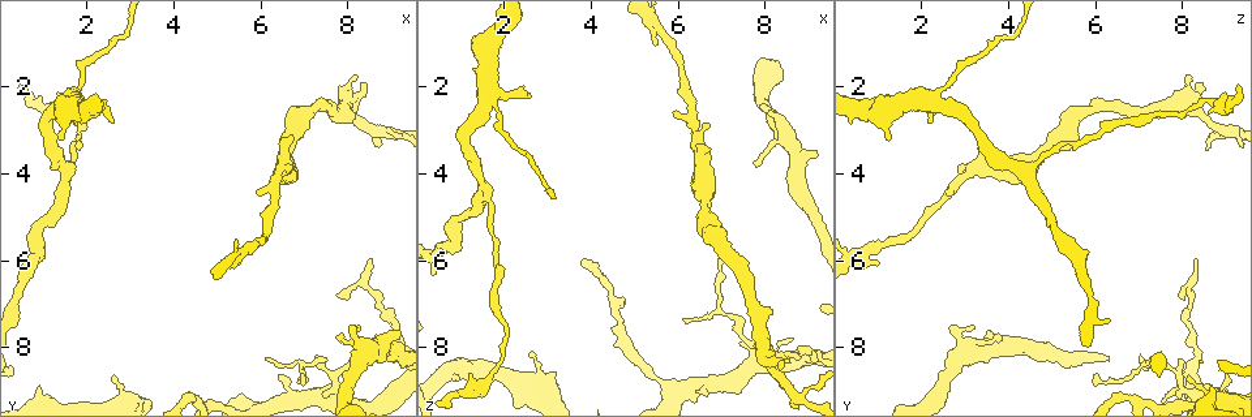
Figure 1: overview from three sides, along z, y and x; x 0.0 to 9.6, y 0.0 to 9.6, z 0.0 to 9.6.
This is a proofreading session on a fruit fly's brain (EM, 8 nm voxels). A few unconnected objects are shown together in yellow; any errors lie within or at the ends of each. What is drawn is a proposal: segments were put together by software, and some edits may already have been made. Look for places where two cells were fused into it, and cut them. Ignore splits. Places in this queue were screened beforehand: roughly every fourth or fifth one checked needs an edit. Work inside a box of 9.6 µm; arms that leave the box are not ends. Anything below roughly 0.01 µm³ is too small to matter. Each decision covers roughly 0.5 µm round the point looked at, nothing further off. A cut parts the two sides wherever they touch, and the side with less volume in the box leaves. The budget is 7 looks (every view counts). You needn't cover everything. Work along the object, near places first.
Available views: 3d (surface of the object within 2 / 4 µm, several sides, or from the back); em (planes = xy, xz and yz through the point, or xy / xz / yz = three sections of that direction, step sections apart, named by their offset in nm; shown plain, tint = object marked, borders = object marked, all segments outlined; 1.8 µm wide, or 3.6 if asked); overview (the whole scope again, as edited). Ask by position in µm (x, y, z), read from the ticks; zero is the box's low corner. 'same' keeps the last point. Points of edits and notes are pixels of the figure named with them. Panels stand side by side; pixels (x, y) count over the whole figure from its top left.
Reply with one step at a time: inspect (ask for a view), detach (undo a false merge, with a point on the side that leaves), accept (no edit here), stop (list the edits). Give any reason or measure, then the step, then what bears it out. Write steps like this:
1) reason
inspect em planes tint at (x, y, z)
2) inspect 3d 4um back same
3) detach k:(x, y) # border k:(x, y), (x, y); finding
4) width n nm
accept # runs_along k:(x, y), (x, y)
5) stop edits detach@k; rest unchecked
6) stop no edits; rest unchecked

sharp bend
inspect 3d 2um at (8.70, 3.05, 9.10)

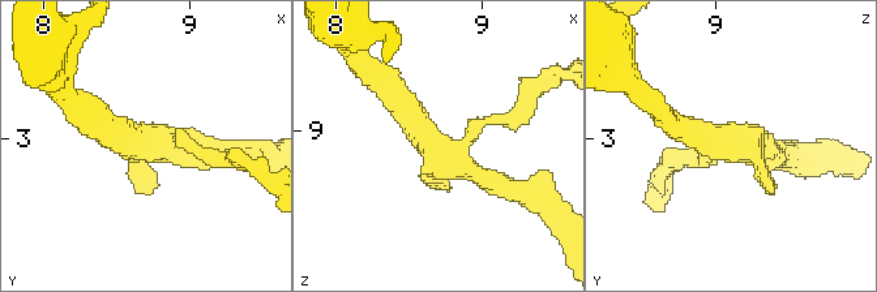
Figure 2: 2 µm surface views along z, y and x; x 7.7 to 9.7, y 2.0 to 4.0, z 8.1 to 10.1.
arms 3; now the EM
inspect em planes plain at (8.72, 3.00, 9.12)

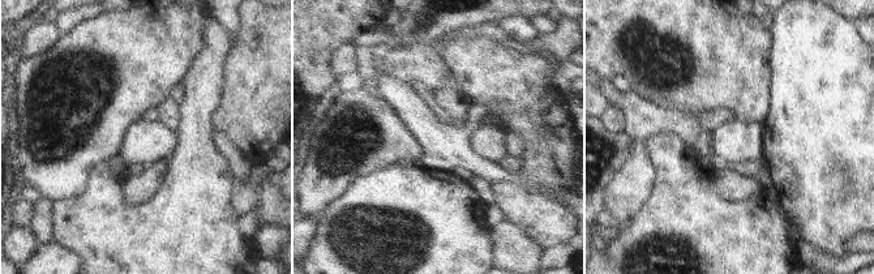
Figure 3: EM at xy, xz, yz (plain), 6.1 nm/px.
with the object marked
inspect em planes tint same

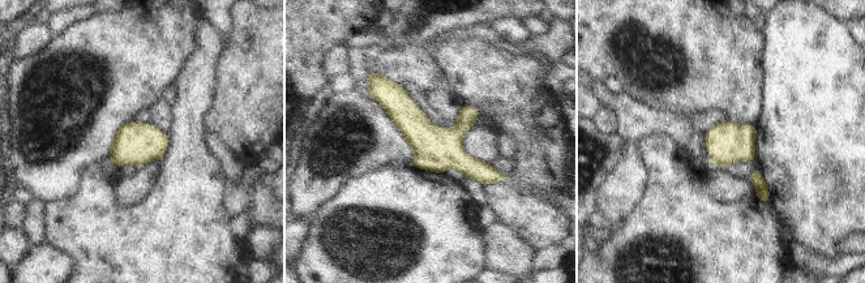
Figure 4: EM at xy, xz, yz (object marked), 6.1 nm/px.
width 260 nm
accept # runs_along 4:(381, 80), (445, 151), (499, 178); one cell here

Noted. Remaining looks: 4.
a fork
inspect 3d 2um at (7.70, 9.15, 8.40)

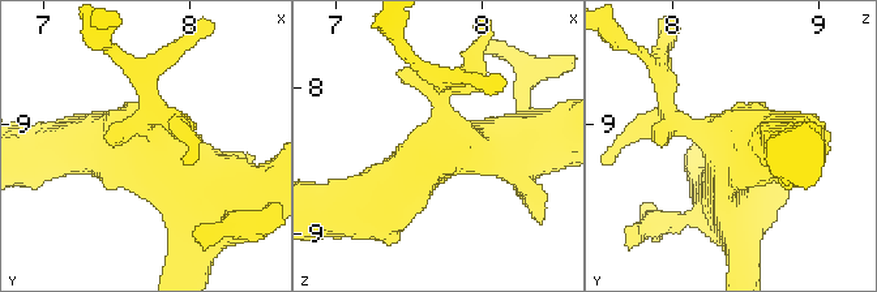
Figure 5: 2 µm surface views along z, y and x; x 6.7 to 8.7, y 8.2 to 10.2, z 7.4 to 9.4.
need the tissue
inspect em planes tint at (7.72, 9.12, 8.42)

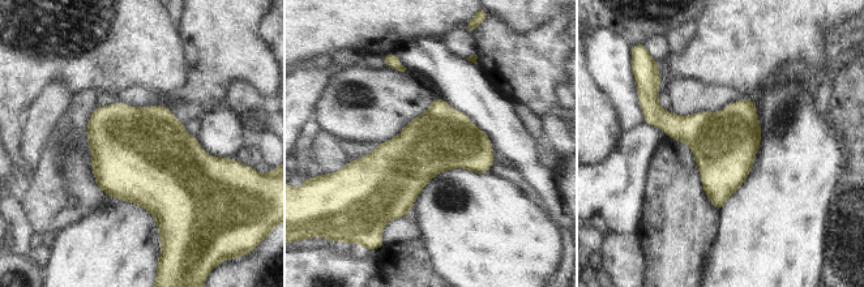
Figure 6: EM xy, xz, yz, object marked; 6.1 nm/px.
accept # all the same cell

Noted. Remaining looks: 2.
side arm on a straight run
inspect 3d 4um at (5.55, 5.85, 0.65)

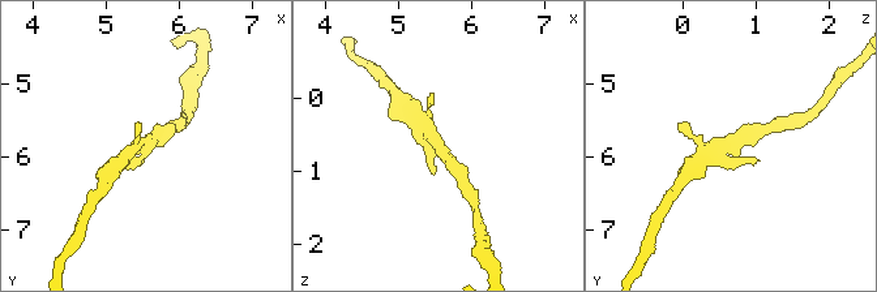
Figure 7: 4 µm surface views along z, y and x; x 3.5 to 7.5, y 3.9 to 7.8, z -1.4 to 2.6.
inspect em xz step 8 tint at (5.60, 5.80, 0.70)

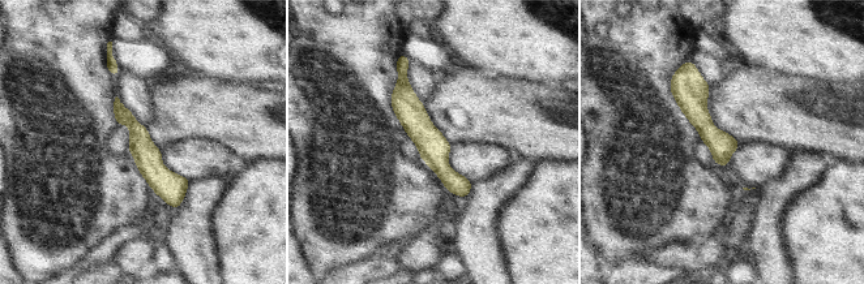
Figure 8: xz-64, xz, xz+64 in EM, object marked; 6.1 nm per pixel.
accept # runs_along 8:(403, 73), (403, 102), (463, 193); continuous, no second cell

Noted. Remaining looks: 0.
stop no edits; rest unchecked

